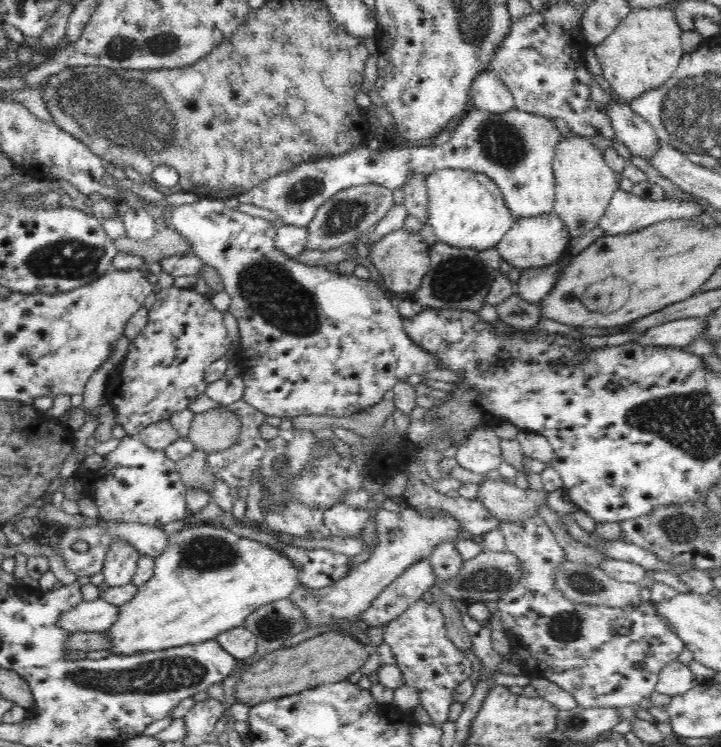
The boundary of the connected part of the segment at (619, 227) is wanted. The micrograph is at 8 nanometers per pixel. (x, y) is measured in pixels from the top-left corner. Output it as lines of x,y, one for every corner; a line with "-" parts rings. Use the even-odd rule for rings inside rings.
618,189
614,192
611,203
606,207
603,217
597,222
597,226
604,230
604,235
614,236
617,234
633,233
661,220
685,218
694,220
694,218
699,217
704,212
705,210
701,205
689,200
671,200
670,198
661,201
650,200

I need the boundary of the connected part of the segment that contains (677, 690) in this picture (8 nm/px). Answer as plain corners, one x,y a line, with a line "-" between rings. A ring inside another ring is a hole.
676,659
668,666
662,667
655,690
660,694
668,694
673,697
684,694
698,685
696,676
690,671
689,666
680,664

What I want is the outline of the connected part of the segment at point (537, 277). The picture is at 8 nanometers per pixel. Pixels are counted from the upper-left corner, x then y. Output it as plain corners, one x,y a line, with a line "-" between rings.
560,258
558,262
554,262
550,266
522,270
515,286
519,297
530,304
538,306
542,302
542,298
552,290
558,278
556,273
560,268
560,261
562,259

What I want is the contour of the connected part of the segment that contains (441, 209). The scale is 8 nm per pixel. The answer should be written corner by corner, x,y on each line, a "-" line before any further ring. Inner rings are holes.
437,170
426,176
428,193
428,220
436,235
433,243
446,243
456,248
476,248
486,250
495,247
510,230
516,218
506,206
498,186
484,173
474,170

